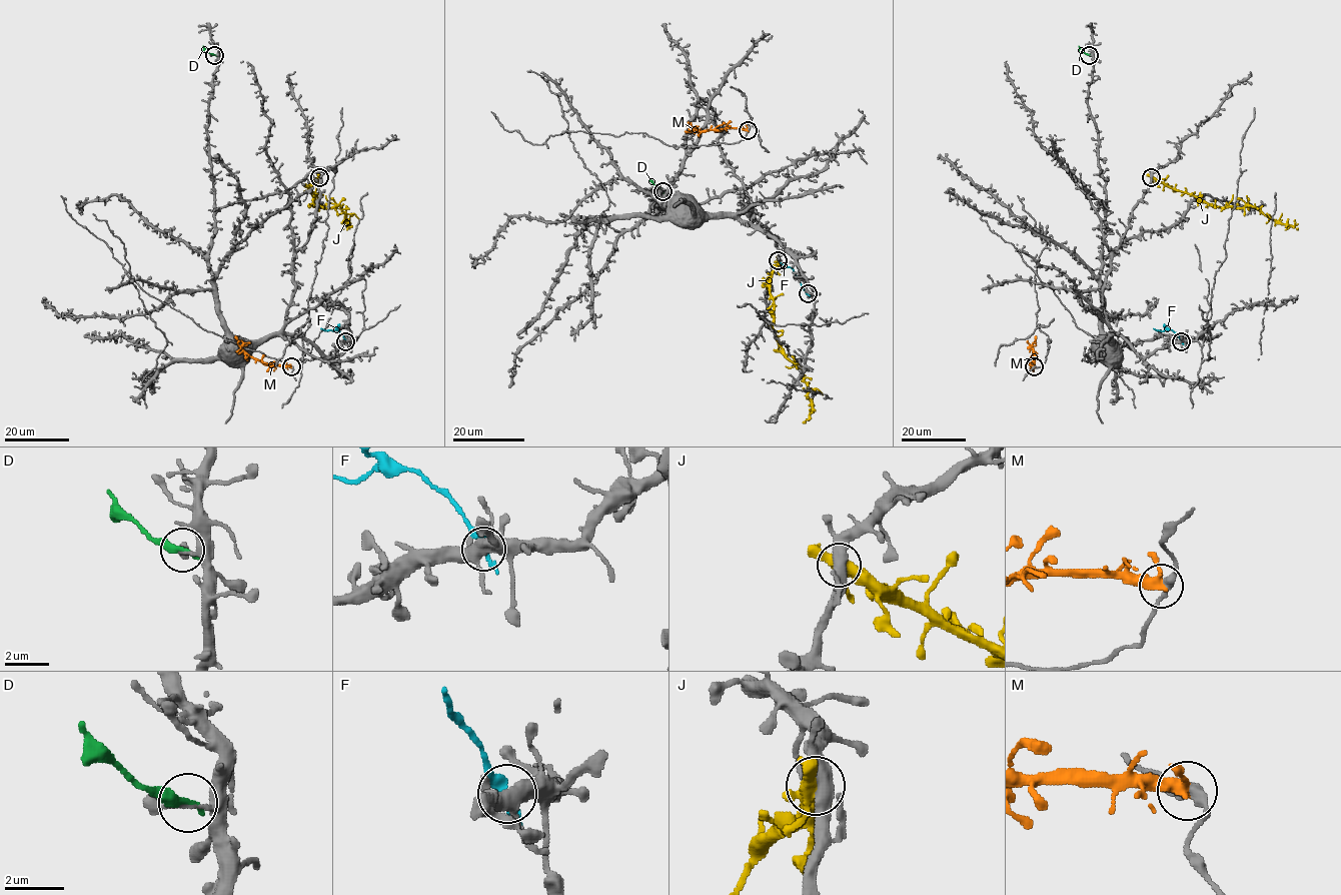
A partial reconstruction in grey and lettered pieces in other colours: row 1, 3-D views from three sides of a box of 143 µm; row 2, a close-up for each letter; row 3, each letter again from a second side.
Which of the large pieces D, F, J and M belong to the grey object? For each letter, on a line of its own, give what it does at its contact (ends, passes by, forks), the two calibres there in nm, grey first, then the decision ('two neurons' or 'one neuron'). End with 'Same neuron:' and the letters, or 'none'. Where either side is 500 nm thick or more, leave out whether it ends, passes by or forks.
D: it ends; calibres 160 and 300 nm; two neurons
F: it passes by; calibres 420 and 260 nm; two neurons
J: it forks; calibres 400 and 440 nm; two neurons
M: it passes by; calibres 300 and 360 nm; two neurons
Same neuron: none

